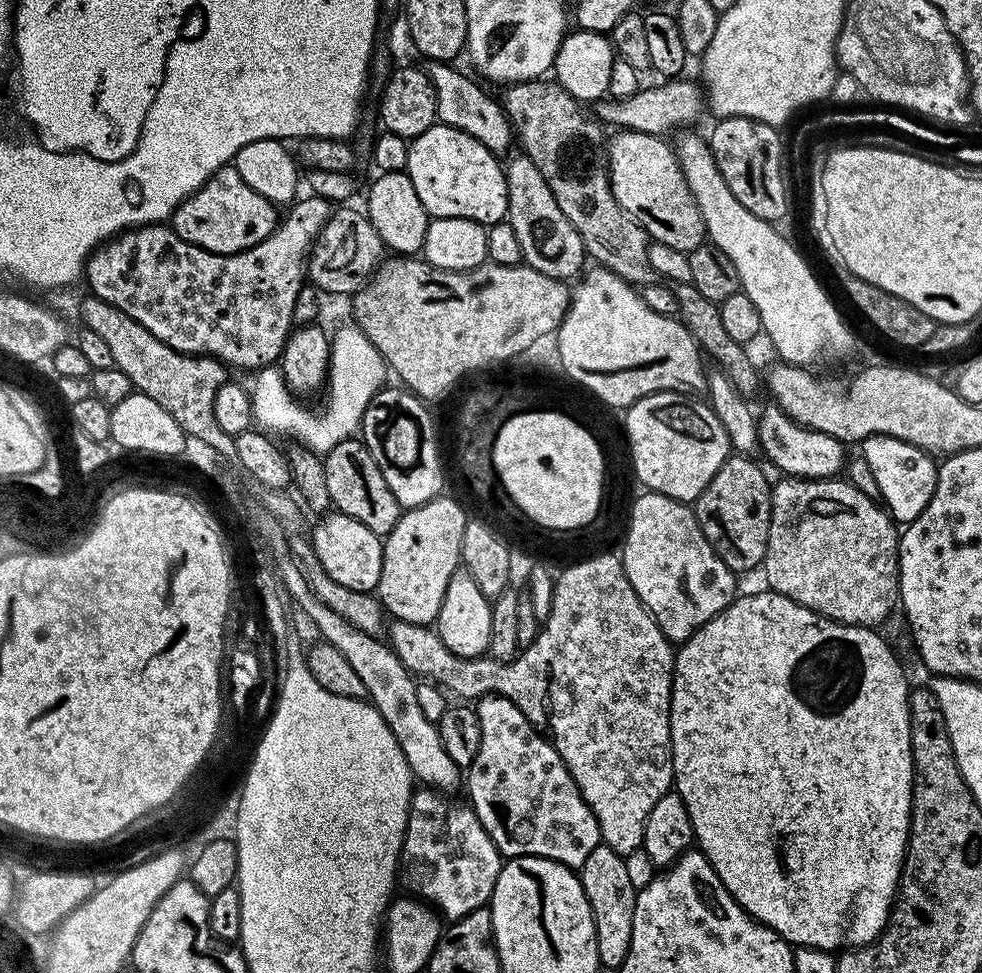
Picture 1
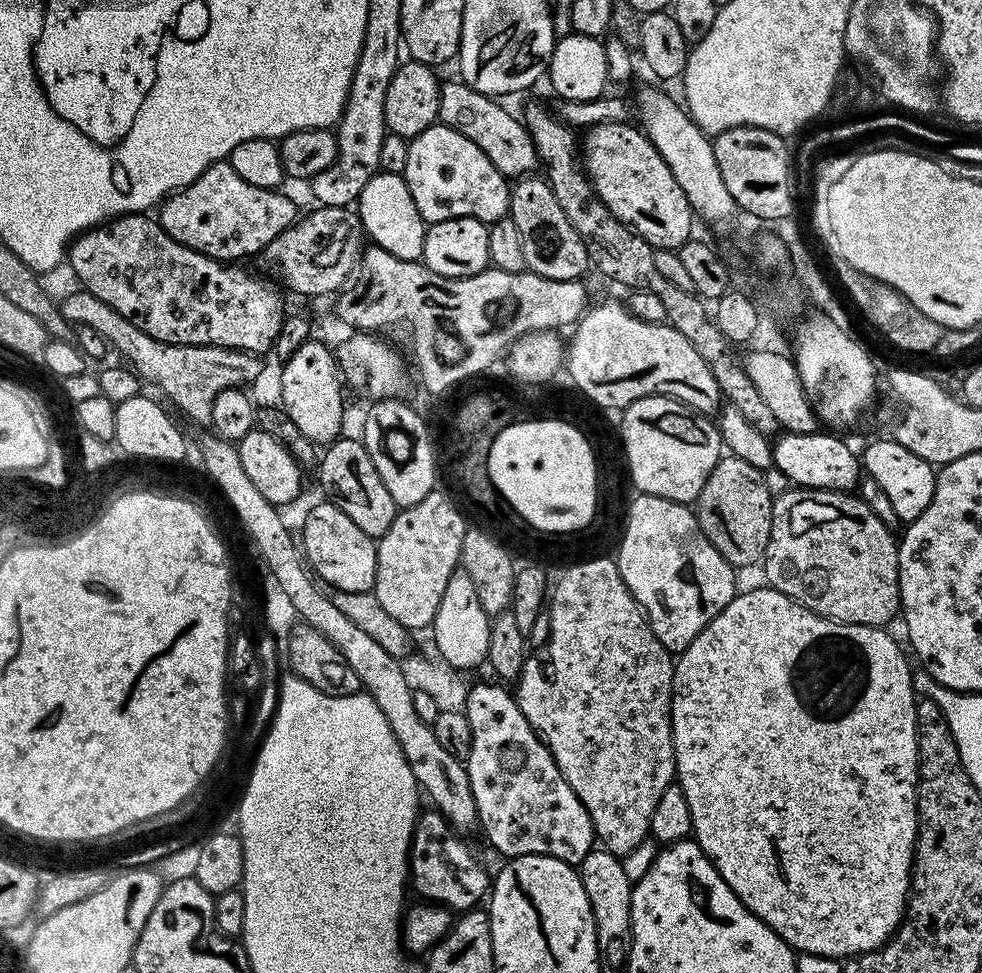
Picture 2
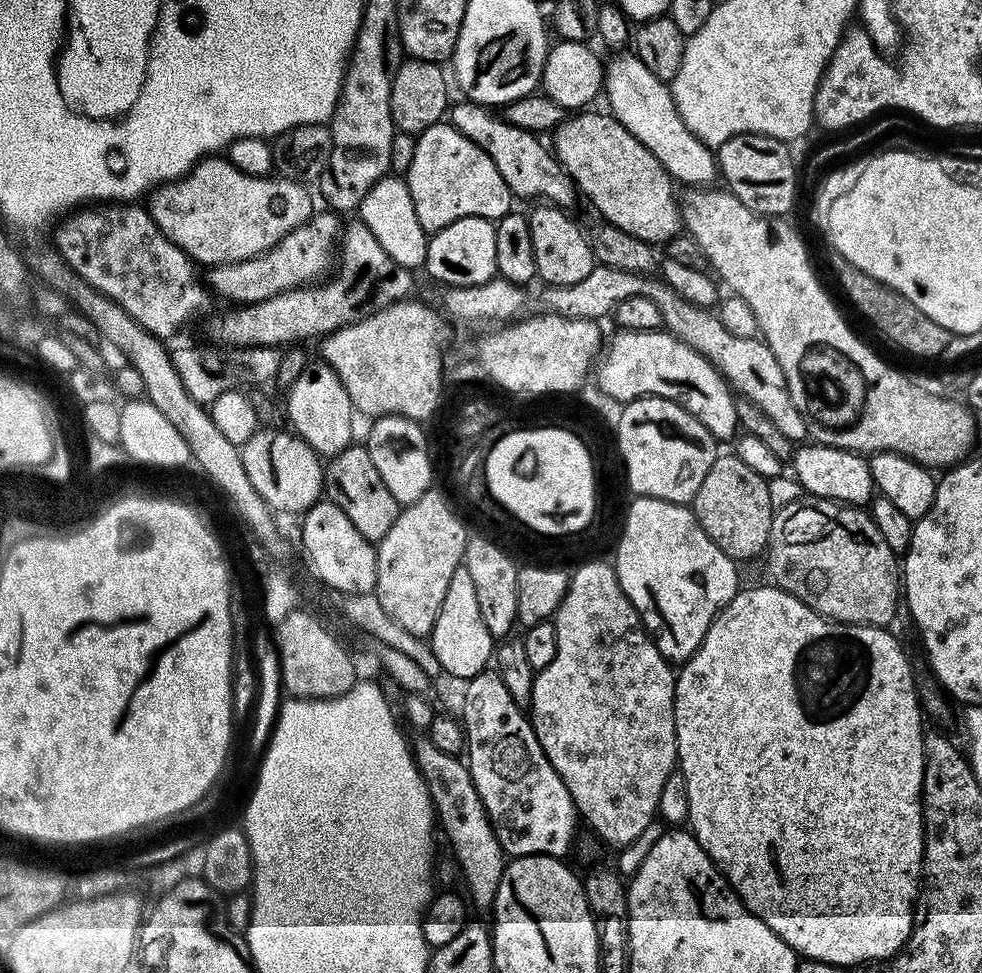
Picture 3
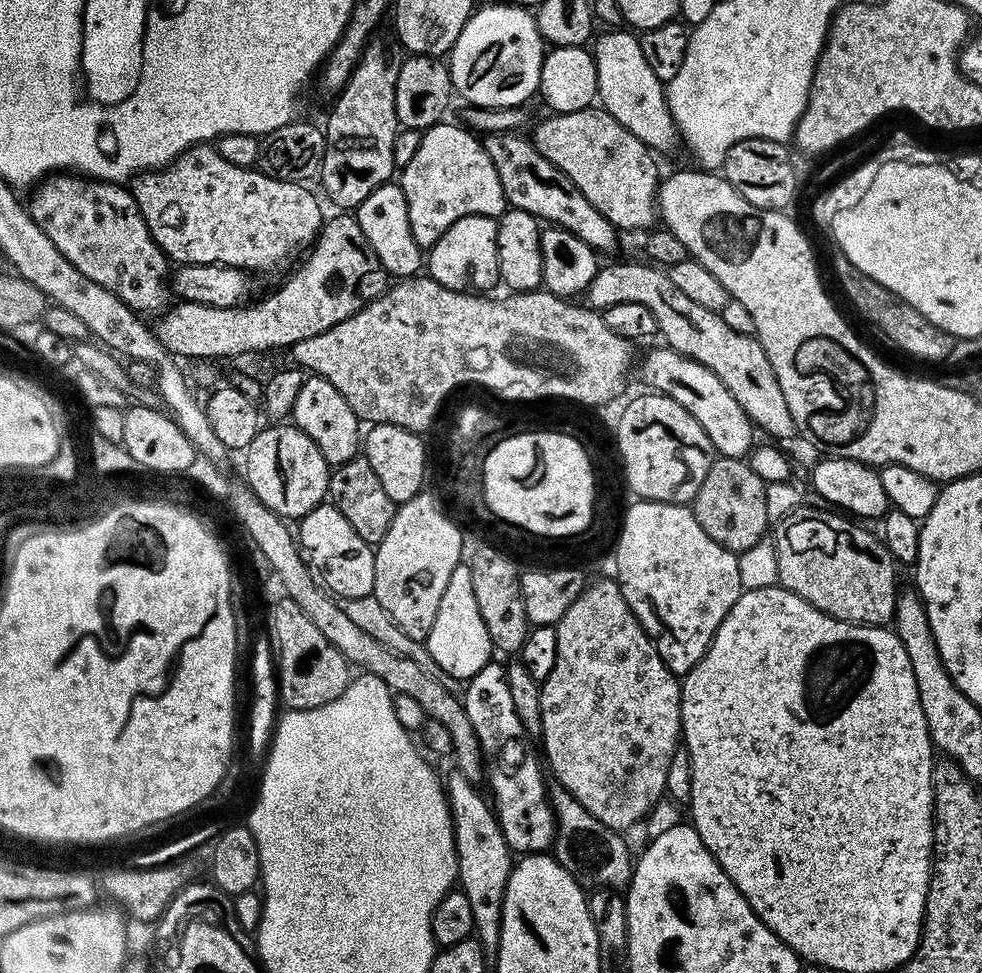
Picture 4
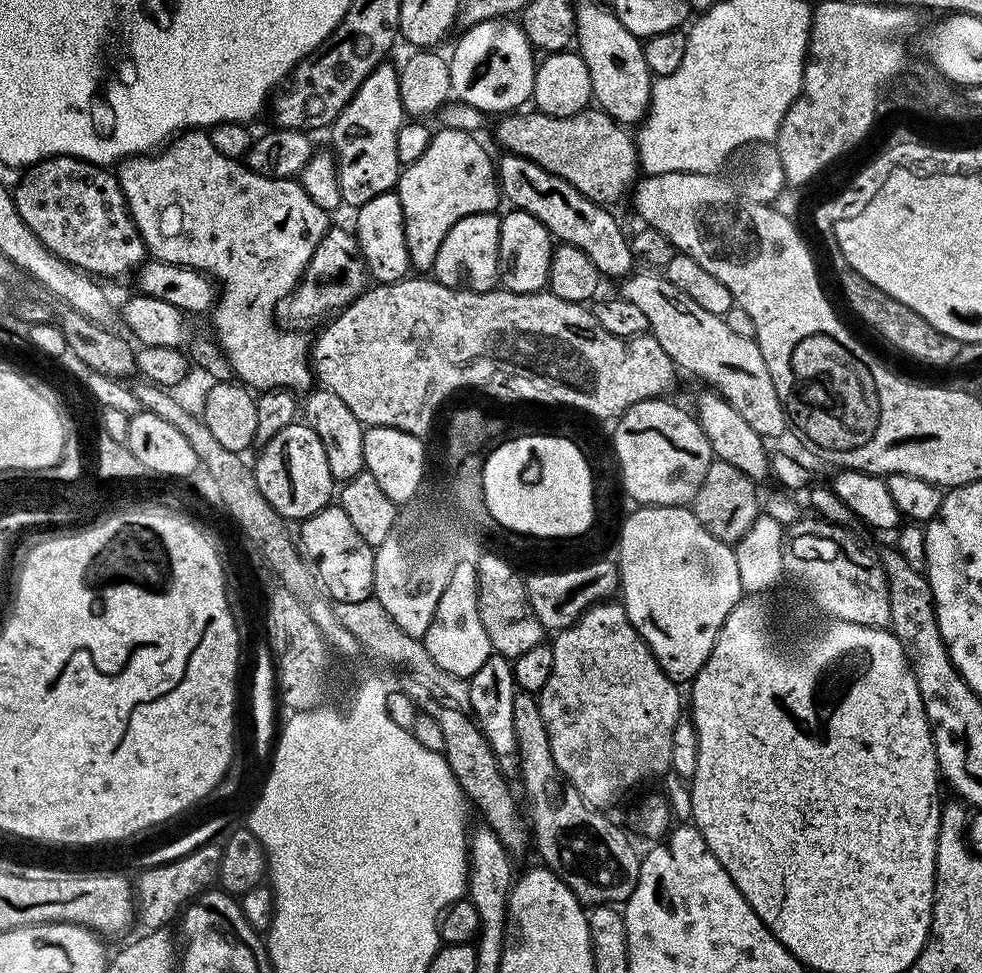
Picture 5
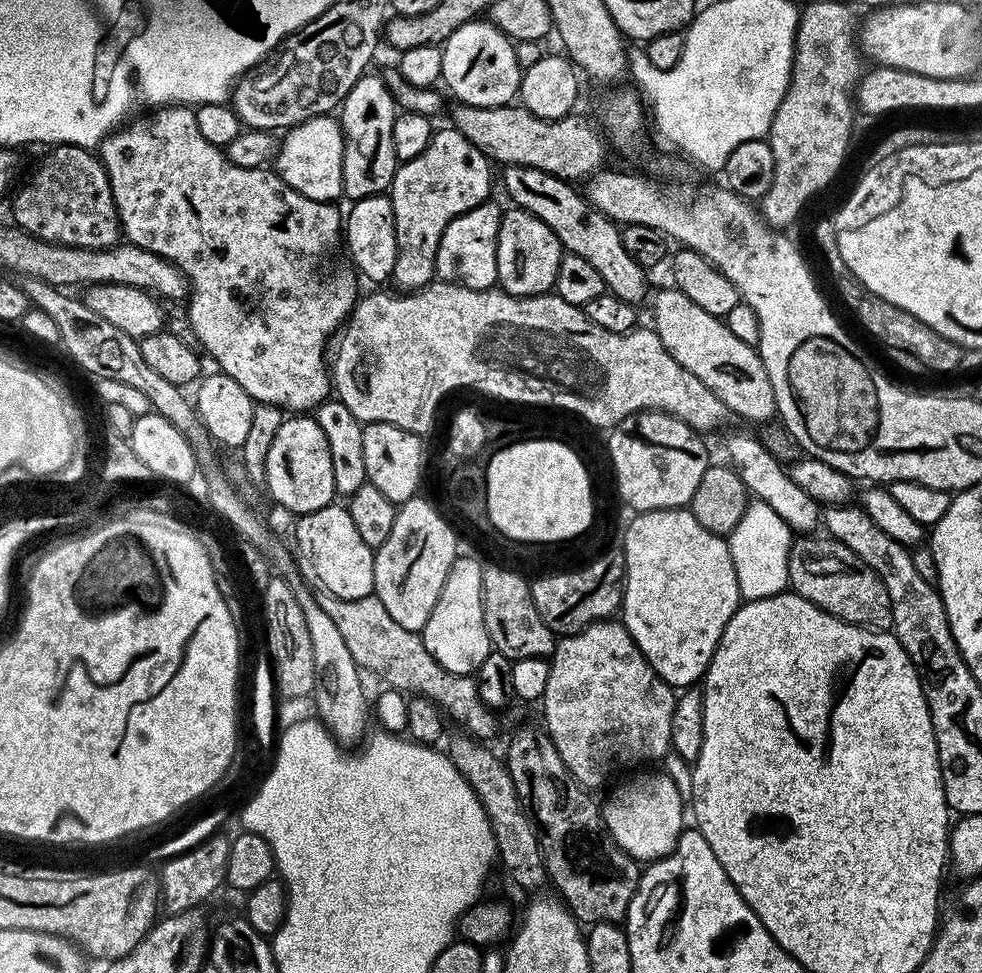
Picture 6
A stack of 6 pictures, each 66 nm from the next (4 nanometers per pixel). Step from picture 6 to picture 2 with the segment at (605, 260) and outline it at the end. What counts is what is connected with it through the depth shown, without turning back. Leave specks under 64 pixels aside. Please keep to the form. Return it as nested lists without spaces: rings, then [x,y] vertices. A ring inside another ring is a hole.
[[[453,78],[449,84],[444,82],[440,85],[438,120],[448,128],[458,130],[458,134],[470,138],[470,142],[474,142],[474,146],[478,146],[478,150],[482,150],[482,154],[486,154],[486,158],[490,158],[490,162],[494,162],[496,169],[503,172],[505,177],[520,178],[535,173],[538,157],[526,124],[517,113],[515,116],[507,112],[500,104],[503,103],[499,99],[475,92],[470,85]]]

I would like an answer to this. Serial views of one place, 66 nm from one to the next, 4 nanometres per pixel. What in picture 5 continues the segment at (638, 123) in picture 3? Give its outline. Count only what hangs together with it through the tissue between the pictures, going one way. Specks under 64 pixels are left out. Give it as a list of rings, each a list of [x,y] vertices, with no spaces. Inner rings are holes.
[[[584,4],[576,8],[574,44],[586,62],[586,70],[590,70],[592,98],[600,111],[611,116],[617,124],[636,126],[643,121],[652,100],[654,77],[646,66],[641,37],[626,30],[615,11],[605,8],[600,4]]]

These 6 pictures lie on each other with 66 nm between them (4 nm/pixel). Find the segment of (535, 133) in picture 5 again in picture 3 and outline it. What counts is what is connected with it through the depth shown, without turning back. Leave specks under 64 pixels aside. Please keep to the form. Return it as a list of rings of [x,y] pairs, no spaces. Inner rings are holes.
[[[577,111],[554,129],[550,144],[560,167],[607,223],[651,246],[667,245],[682,232],[678,192],[676,196],[668,171],[615,116],[592,111]]]

